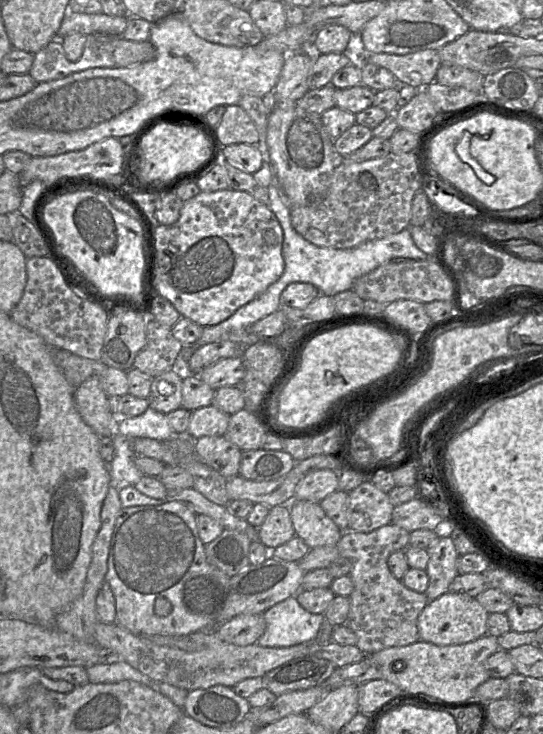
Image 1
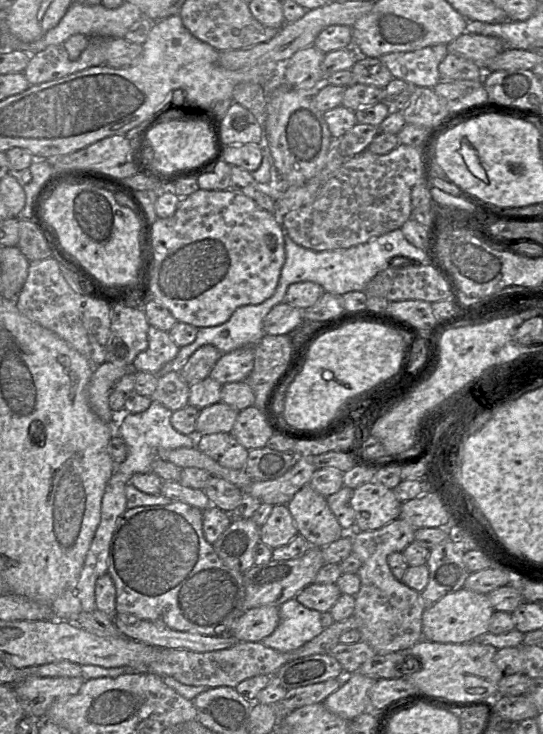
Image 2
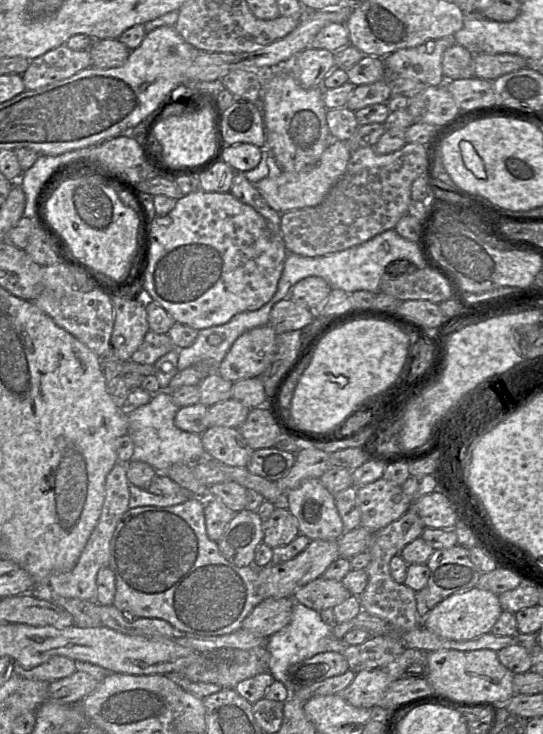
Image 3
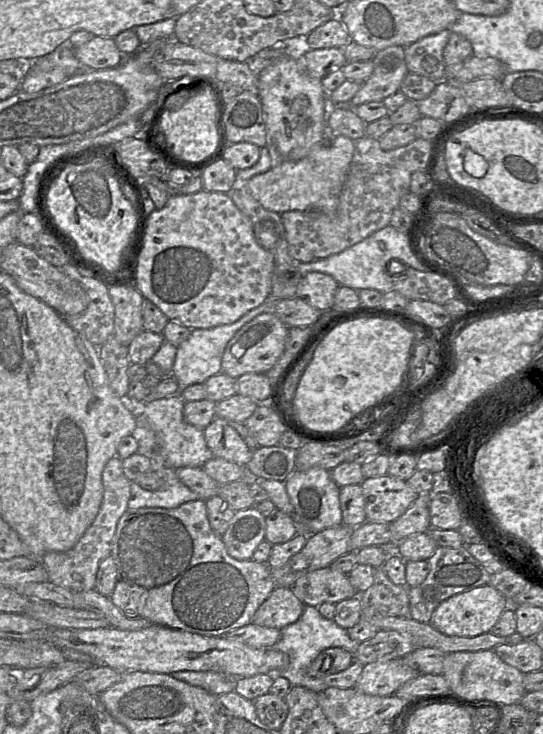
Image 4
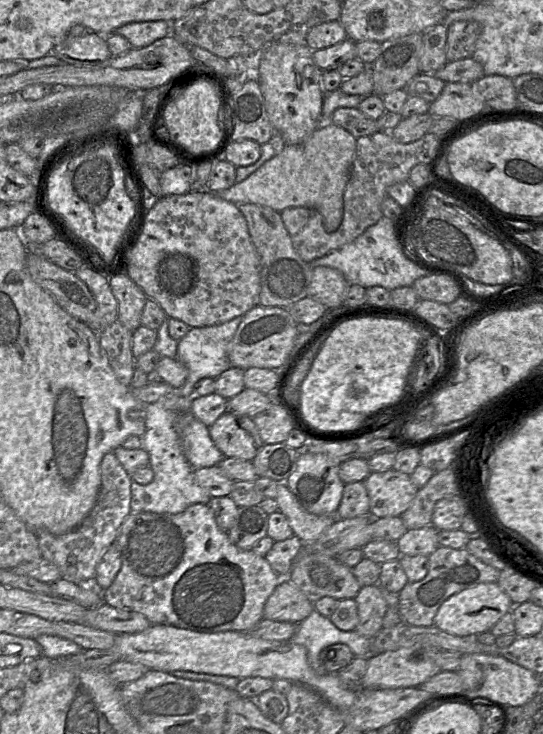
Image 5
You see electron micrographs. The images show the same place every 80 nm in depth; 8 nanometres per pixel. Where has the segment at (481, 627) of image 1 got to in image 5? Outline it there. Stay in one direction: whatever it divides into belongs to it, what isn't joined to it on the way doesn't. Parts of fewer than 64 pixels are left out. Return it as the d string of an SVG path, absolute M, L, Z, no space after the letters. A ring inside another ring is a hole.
M483 582L446 599L434 617L434 626L456 636L480 634L490 631L502 616L512 611L514 606L509 595L497 583Z

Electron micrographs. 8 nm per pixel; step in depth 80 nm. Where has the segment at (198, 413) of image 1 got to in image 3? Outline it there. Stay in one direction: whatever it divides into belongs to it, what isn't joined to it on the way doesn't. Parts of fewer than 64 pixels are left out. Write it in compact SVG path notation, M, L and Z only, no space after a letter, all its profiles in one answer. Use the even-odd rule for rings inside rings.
M230 398L208 407L204 425L206 429L213 426L239 428L246 420L249 411L250 408L240 401Z

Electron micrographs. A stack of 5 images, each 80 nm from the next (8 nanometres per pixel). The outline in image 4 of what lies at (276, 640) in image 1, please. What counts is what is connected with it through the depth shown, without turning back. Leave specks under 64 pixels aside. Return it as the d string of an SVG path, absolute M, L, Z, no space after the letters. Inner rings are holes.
M305 605L300 618L281 630L279 641L273 648L286 653L289 656L289 665L282 672L276 674L286 678L291 686L303 686L315 693L326 689L321 681L324 677L313 678L307 675L307 668L318 654L327 648L343 648L354 654L361 642L350 638L348 631L338 626L333 620L324 618L317 607Z

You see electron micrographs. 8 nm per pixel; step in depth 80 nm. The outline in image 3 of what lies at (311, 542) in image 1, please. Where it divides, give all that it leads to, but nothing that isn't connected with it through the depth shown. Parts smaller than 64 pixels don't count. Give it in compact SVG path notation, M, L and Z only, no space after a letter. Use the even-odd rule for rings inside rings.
M307 479L288 491L286 508L295 517L299 533L309 540L338 540L344 533L334 495L319 479Z

